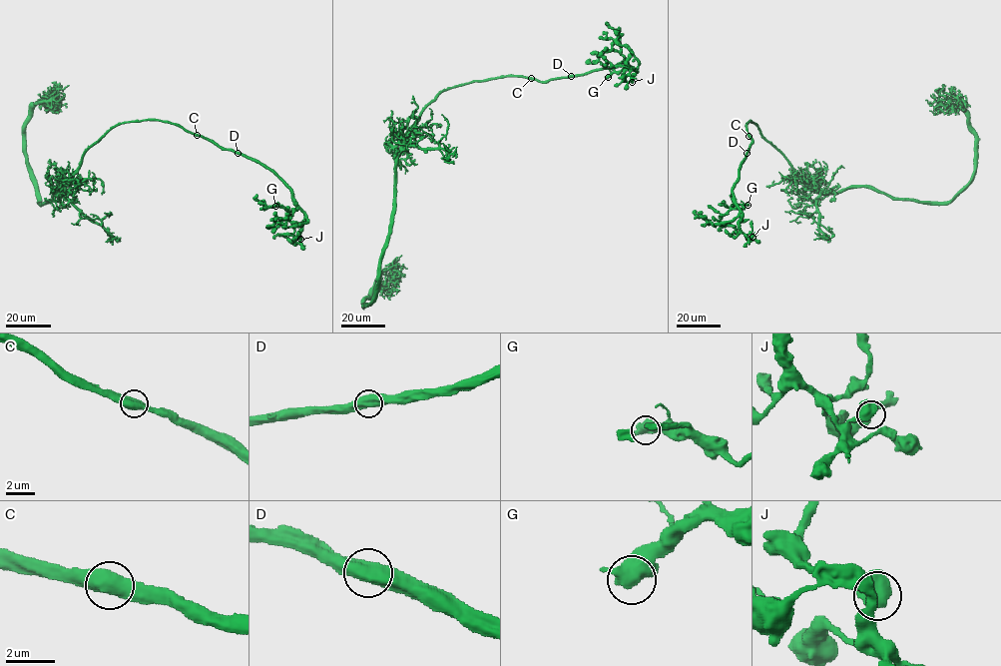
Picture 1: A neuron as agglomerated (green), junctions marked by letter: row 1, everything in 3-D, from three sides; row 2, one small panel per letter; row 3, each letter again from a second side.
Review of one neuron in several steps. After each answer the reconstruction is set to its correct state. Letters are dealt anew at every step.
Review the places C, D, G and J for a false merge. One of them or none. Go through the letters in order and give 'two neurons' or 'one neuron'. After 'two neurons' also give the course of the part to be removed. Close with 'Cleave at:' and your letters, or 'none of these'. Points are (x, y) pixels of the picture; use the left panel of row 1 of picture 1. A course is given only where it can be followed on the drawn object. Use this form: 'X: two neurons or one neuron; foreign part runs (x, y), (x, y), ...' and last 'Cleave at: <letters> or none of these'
C: one neuron
D: one neuron
G: one neuron
J: one neuron
Cleave at: none of these

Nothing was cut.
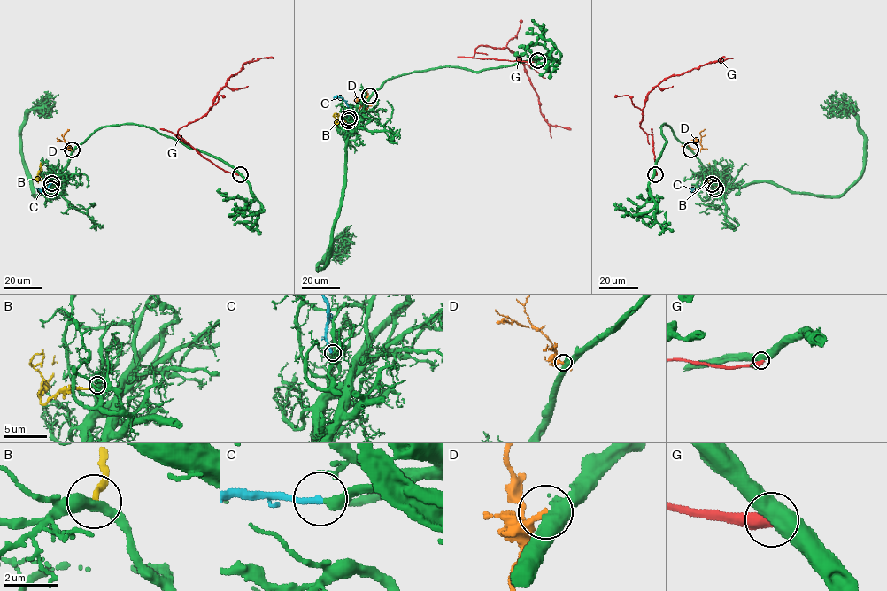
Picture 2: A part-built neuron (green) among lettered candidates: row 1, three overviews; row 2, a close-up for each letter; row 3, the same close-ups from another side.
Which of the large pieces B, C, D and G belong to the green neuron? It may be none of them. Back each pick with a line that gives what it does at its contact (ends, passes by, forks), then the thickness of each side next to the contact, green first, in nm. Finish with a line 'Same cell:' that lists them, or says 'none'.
C: It ends there. Thickness 280 nm (green) against 240 nm
Same cell: C

